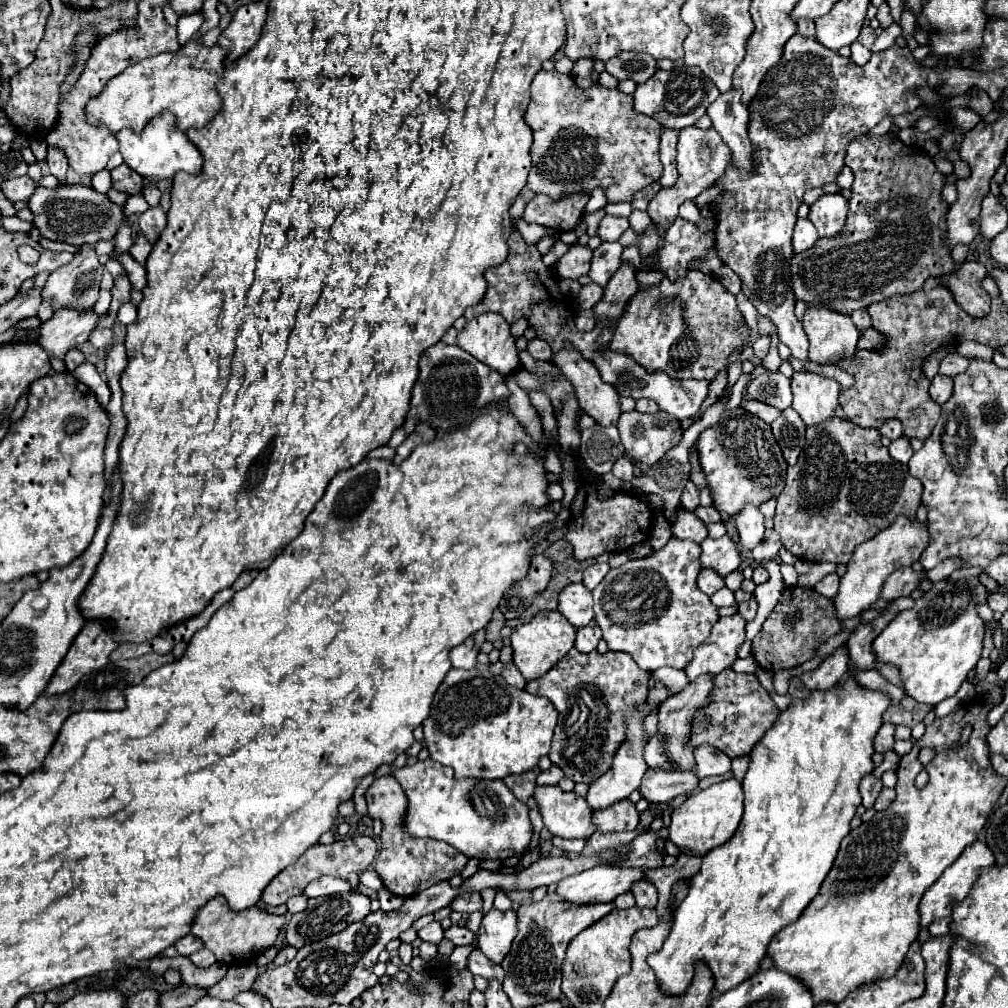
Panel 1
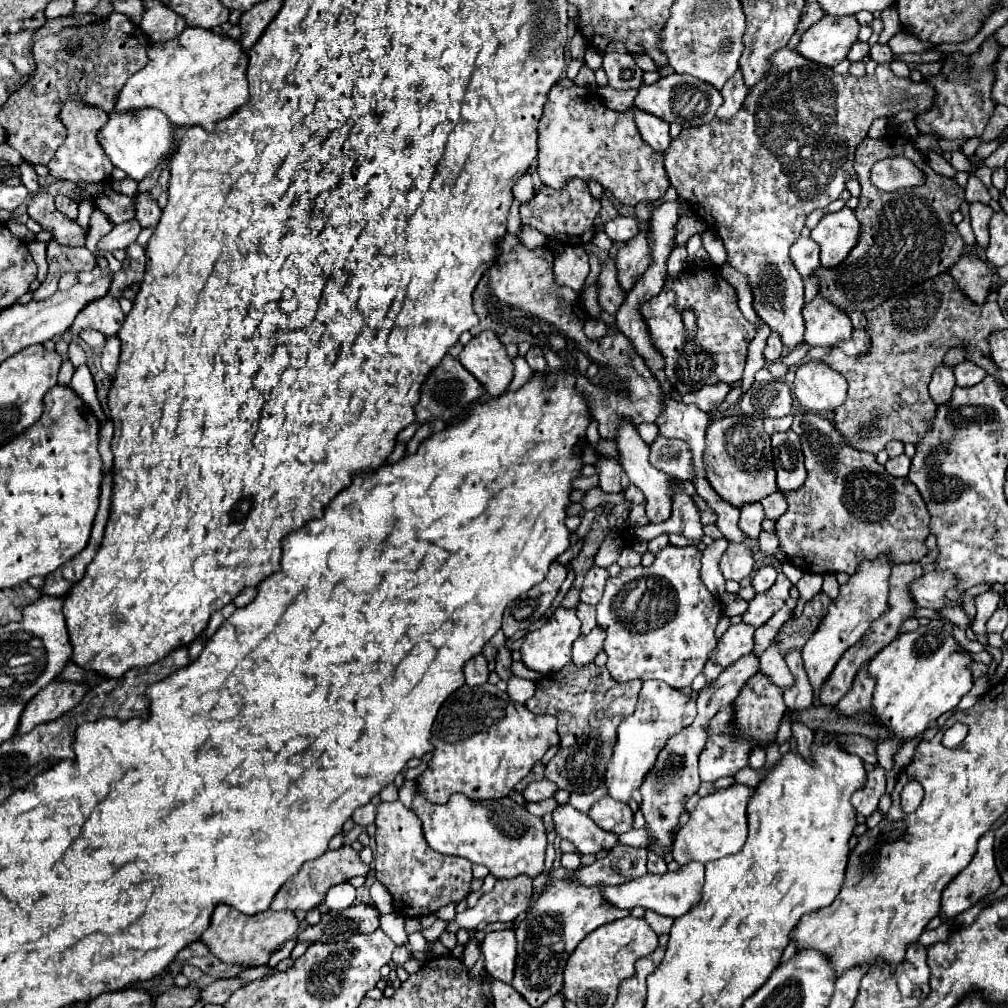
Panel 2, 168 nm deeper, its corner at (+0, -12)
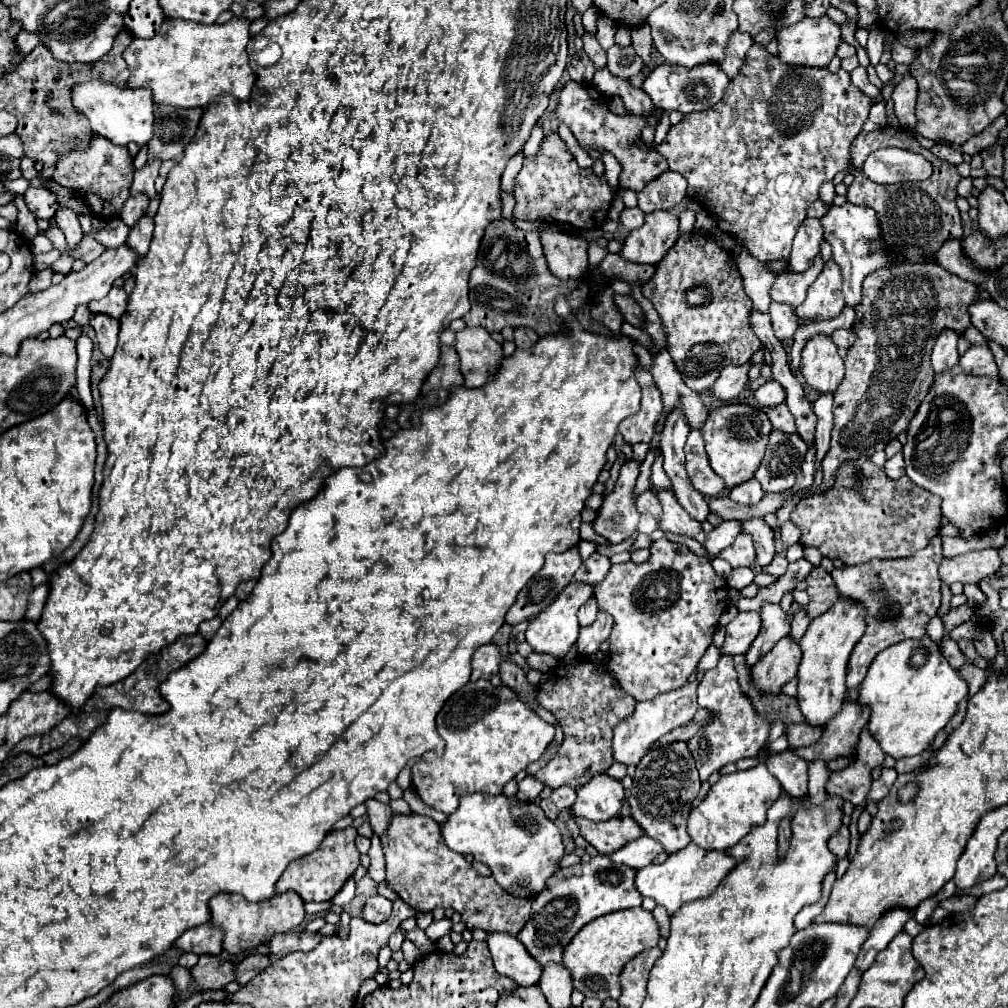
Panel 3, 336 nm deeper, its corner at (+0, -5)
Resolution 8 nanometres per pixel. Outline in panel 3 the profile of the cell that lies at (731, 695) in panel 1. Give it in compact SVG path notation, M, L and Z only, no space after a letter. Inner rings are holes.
M790 636L782 638L762 660L758 660L758 664L752 666L754 684L768 692L780 692L782 684L796 676L800 656L800 644L790 640Z

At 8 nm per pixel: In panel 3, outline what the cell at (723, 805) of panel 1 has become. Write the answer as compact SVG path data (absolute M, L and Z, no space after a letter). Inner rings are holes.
M760 762L750 770L738 770L734 774L722 776L712 784L708 796L690 812L688 834L692 842L706 850L728 850L738 844L754 826L766 822L766 812L782 796L780 782L768 772L766 764Z

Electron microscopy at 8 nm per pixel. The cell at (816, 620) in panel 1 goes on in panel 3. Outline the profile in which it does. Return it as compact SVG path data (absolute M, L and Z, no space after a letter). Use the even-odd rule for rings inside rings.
M816 566L814 572L810 572L810 576L806 578L806 584L808 584L806 592L810 594L810 606L806 610L810 618L824 614L838 600L834 580L822 566Z

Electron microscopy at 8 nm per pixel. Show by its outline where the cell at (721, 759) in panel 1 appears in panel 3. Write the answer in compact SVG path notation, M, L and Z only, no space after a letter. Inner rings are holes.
M722 656L716 668L708 670L698 684L698 706L708 708L712 714L712 722L696 732L688 740L688 750L696 760L696 768L700 772L700 780L704 782L712 772L720 770L730 762L738 762L740 758L750 758L760 752L770 734L770 722L752 706L752 700L742 692L738 684L738 676L734 670L732 656Z

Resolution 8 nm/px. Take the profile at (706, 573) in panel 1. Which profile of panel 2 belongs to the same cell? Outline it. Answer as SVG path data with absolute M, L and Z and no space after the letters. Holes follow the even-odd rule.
M718 539L718 541L714 541L712 545L708 545L706 551L702 553L702 569L700 569L702 583L704 583L706 589L708 589L712 595L716 595L716 597L720 597L720 595L724 593L724 583L726 583L726 579L724 579L724 575L722 575L720 569L718 569L718 559L720 559L722 553L726 551L726 547L728 547L728 541L726 541L726 539Z

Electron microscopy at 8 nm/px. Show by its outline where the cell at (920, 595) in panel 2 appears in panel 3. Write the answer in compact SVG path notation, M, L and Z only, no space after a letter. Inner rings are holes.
M984 548L978 552L956 556L956 558L944 558L938 574L946 584L952 584L952 582L978 584L982 578L998 572L1000 566L1002 566L1002 560L998 554L998 548Z

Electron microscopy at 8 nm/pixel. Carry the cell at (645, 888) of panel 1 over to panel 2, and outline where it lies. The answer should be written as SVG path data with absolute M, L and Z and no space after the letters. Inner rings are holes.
M646 911L646 915L644 915L644 919L646 919L646 923L660 935L660 933L670 933L670 927L672 927L672 923L674 923L674 919L670 919L670 917L664 917L664 915L658 915L656 911Z

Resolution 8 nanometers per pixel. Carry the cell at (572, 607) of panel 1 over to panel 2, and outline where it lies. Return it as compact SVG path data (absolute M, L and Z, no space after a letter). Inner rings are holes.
M580 601L578 607L576 607L576 615L582 623L582 633L584 635L590 633L596 627L596 609L594 609L594 605L588 605L588 603Z

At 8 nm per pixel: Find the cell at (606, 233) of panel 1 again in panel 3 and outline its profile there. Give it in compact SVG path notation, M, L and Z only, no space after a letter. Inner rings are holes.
M624 208L620 212L620 224L628 230L636 230L644 224L644 212L640 208Z

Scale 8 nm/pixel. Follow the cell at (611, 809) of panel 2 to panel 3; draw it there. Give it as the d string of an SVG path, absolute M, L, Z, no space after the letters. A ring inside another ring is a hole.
M598 774L590 784L576 788L576 794L578 798L572 804L572 816L602 822L614 818L622 808L624 788L620 780L614 780L608 774Z

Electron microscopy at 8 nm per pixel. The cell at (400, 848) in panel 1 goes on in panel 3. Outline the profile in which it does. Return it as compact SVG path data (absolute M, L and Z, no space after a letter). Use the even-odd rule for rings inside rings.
M394 814L388 830L380 836L380 842L382 842L382 850L384 850L384 858L386 858L388 886L416 912L430 912L434 908L452 908L462 916L468 930L480 928L490 934L506 932L512 936L518 936L518 932L524 928L526 920L530 920L530 900L514 898L514 896L506 894L492 876L488 876L488 878L480 876L462 854L446 848L446 842L442 840L442 834L440 834L440 824L434 822L432 818L420 816L420 814L410 814L410 816Z

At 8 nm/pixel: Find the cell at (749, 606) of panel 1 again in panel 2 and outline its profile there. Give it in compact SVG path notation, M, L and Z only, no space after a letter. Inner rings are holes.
M778 573L776 583L766 591L766 593L758 593L750 605L748 611L742 615L744 623L752 625L752 627L760 627L764 625L788 599L788 591L790 591L792 583L784 573Z

